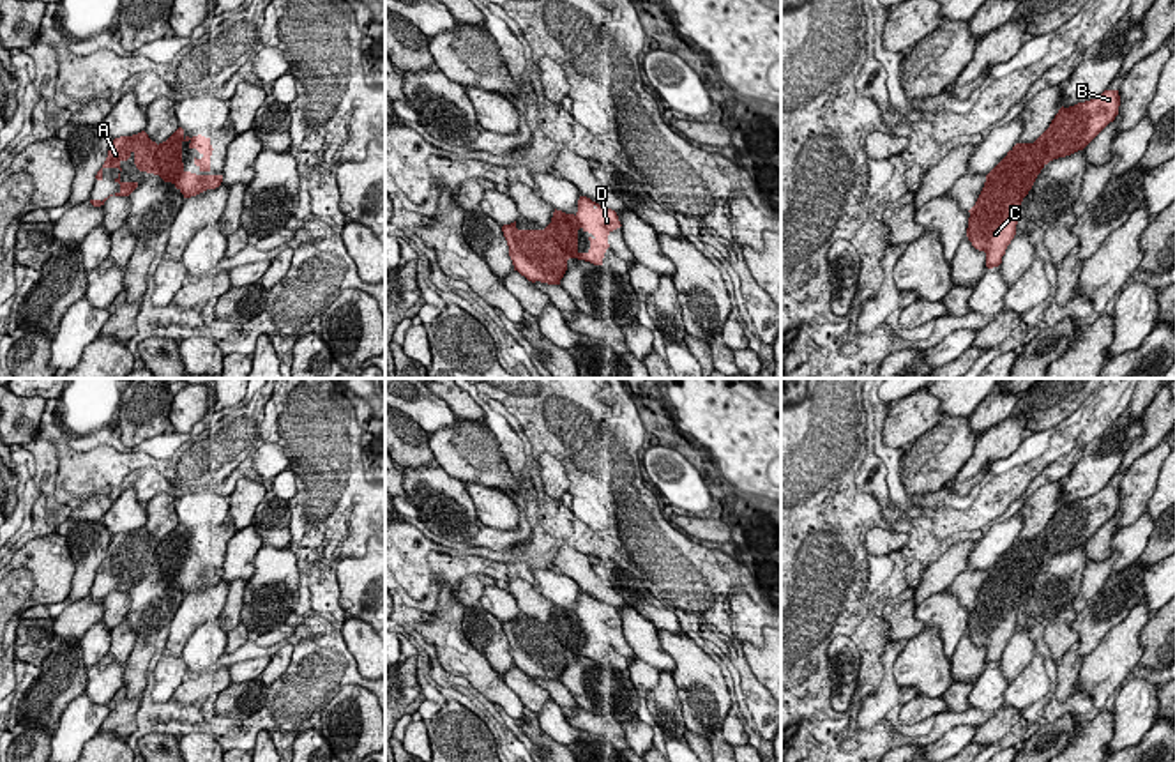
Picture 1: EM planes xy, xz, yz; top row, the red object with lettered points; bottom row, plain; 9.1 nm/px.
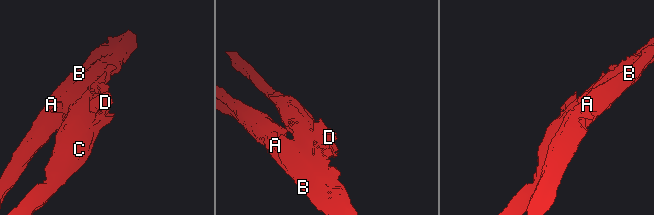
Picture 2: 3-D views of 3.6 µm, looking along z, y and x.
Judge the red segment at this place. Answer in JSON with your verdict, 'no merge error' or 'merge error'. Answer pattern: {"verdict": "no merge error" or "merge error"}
{"verdict": "merge error"}

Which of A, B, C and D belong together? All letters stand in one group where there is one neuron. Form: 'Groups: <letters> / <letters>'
Groups: A B / C D

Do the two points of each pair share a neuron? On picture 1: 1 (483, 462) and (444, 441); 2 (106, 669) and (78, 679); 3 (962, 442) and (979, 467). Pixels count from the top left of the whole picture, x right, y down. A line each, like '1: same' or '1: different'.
1: same
2: different
3: different

